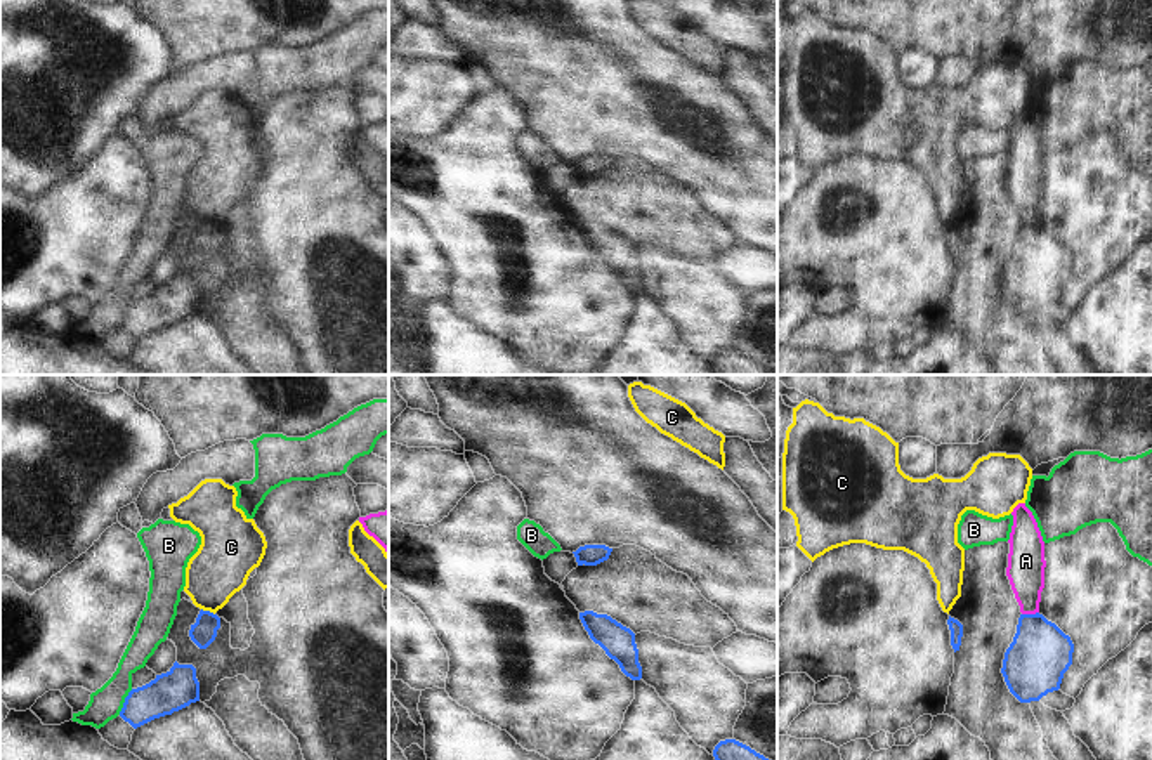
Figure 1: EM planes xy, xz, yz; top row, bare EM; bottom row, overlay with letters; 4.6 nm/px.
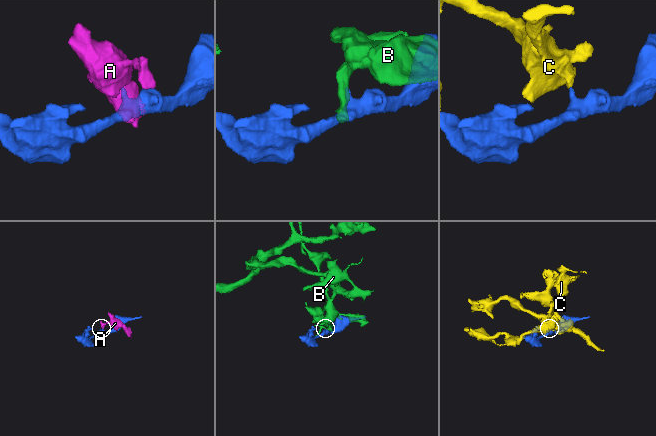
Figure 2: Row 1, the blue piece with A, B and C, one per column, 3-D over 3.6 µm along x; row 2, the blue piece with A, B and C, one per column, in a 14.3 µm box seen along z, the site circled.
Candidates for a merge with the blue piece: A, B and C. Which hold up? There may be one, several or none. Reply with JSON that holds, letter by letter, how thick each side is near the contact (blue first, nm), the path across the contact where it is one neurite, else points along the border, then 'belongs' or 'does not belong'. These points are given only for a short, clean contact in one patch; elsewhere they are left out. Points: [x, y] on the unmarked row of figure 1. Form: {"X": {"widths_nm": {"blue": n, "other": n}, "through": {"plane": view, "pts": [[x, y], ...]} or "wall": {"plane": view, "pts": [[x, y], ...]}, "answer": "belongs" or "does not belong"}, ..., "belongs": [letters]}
{"A": {"widths_nm": {"blue": 280, "other": 180}, "wall": {"plane": "yz", "pts": [[1038, 222], [1022, 226]]}, "answer": "does not belong"}, "B": {"widths_nm": {"blue": 190, "other": 150}, "wall": {"plane": "xy", "pts": [[132, 301], [118, 325]]}, "answer": "does not belong"}, "C": {"widths_nm": {"blue": 120, "other": 260}, "wall": {"plane": "xy", "pts": [[202, 219], [214, 226]]}, "answer": "does not belong"}, "belongs": []}

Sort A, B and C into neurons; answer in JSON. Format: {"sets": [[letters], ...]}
{"sets": [["A"], ["B"], ["C"]]}

